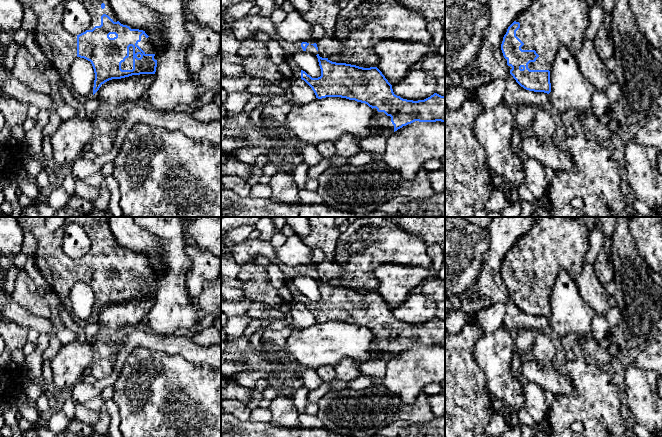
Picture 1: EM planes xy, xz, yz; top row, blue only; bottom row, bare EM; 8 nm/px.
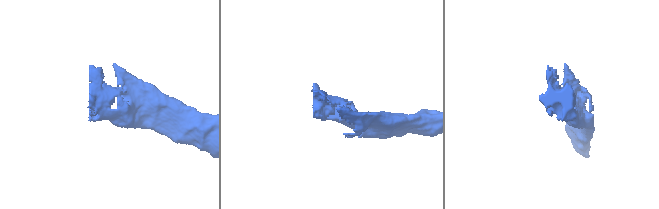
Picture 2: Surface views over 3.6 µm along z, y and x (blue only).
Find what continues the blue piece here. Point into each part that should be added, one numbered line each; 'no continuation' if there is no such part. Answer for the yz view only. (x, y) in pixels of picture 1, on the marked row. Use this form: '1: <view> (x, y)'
1: yz (545, 25)

